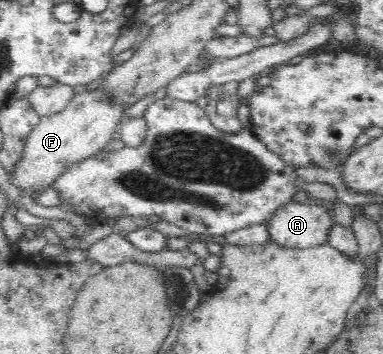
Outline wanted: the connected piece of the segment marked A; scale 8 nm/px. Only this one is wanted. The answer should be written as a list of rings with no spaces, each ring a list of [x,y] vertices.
[[[292,201],[281,205],[265,224],[271,242],[283,247],[309,249],[328,243],[329,229],[335,223],[332,214],[323,206]]]

